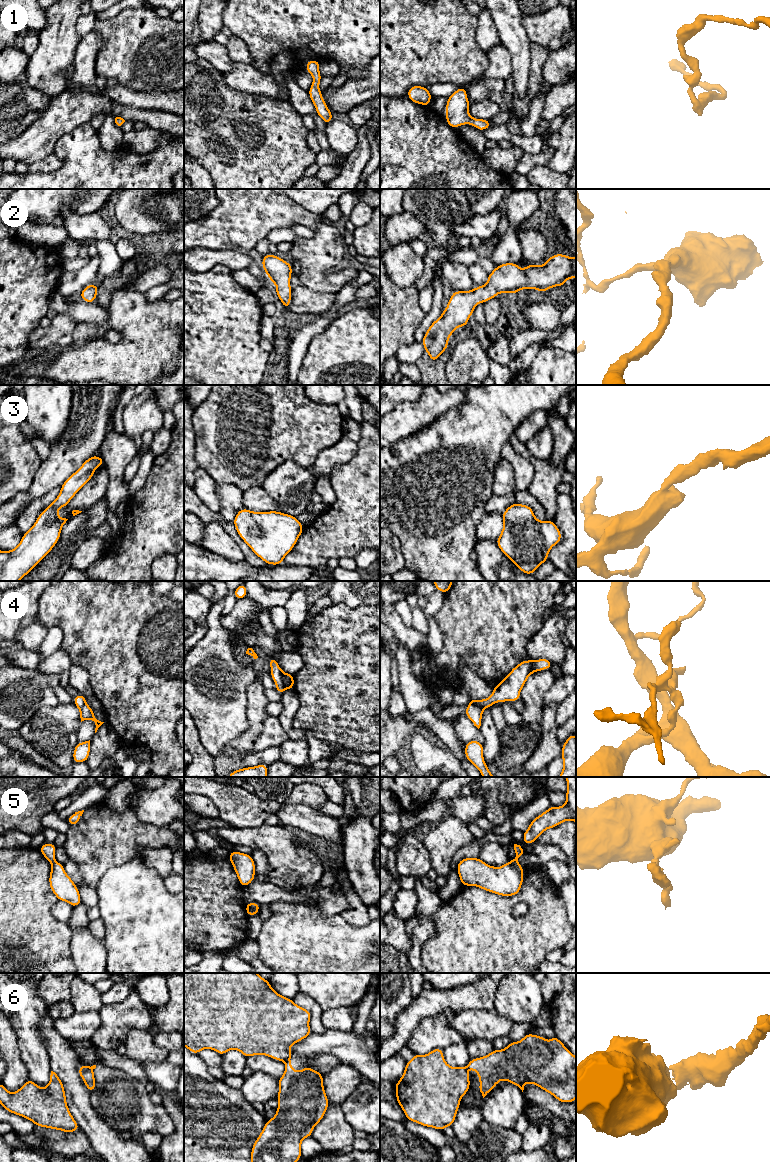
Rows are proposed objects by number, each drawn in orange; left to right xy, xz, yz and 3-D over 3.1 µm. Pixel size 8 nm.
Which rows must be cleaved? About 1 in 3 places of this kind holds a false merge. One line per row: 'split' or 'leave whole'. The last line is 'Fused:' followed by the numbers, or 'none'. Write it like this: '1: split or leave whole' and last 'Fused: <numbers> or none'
1: leave whole
2: leave whole
3: leave whole
4: split
5: split
6: split
Fused: 4, 5, 6

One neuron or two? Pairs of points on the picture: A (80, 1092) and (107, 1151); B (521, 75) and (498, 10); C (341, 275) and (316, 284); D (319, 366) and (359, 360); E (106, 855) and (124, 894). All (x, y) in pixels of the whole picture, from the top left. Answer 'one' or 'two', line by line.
A: one
B: one
C: one
D: one
E: two

